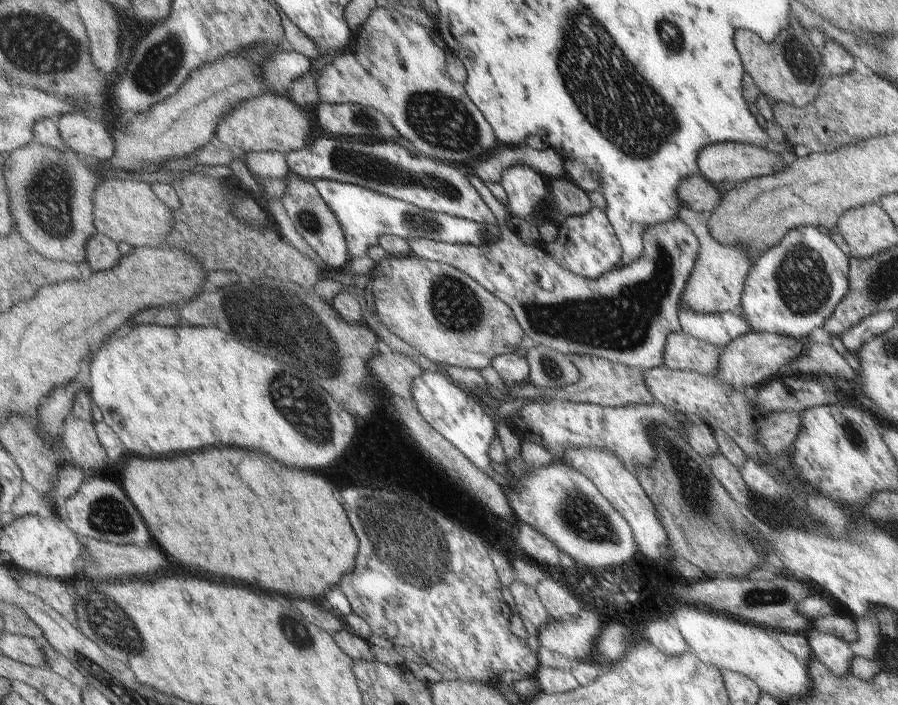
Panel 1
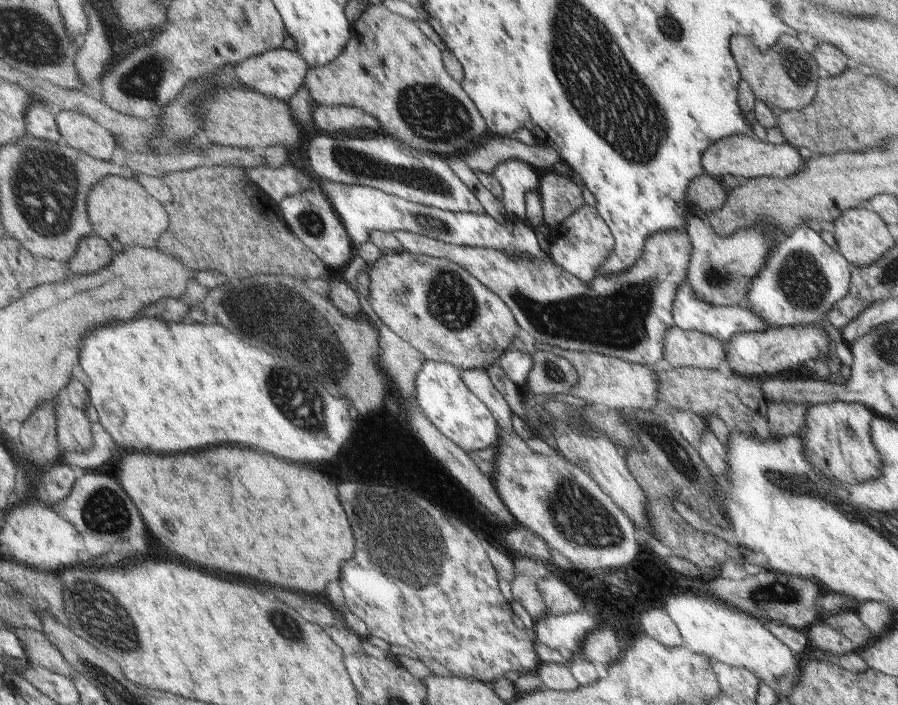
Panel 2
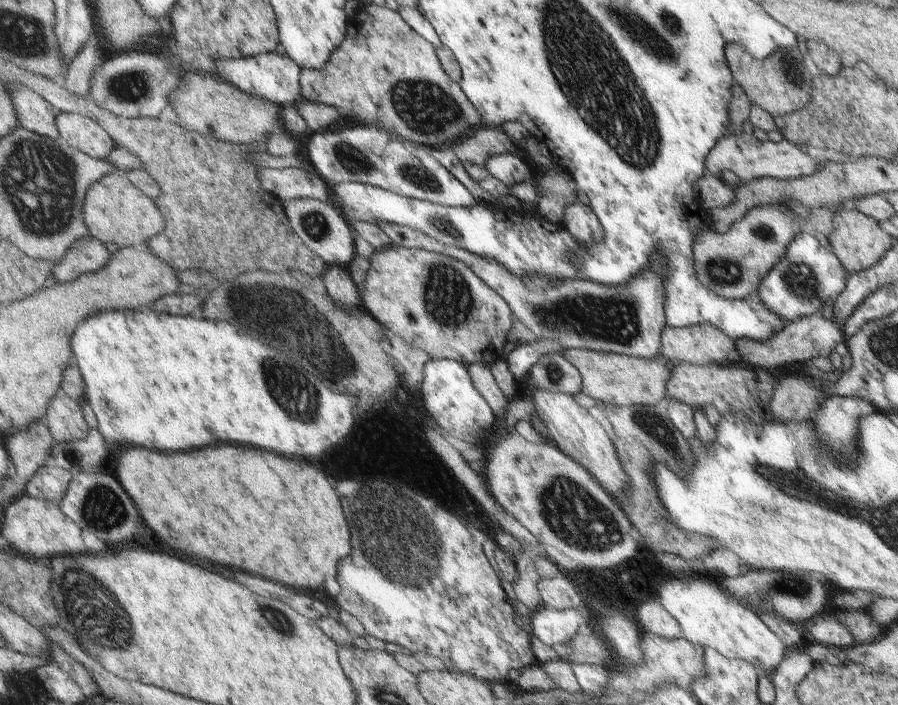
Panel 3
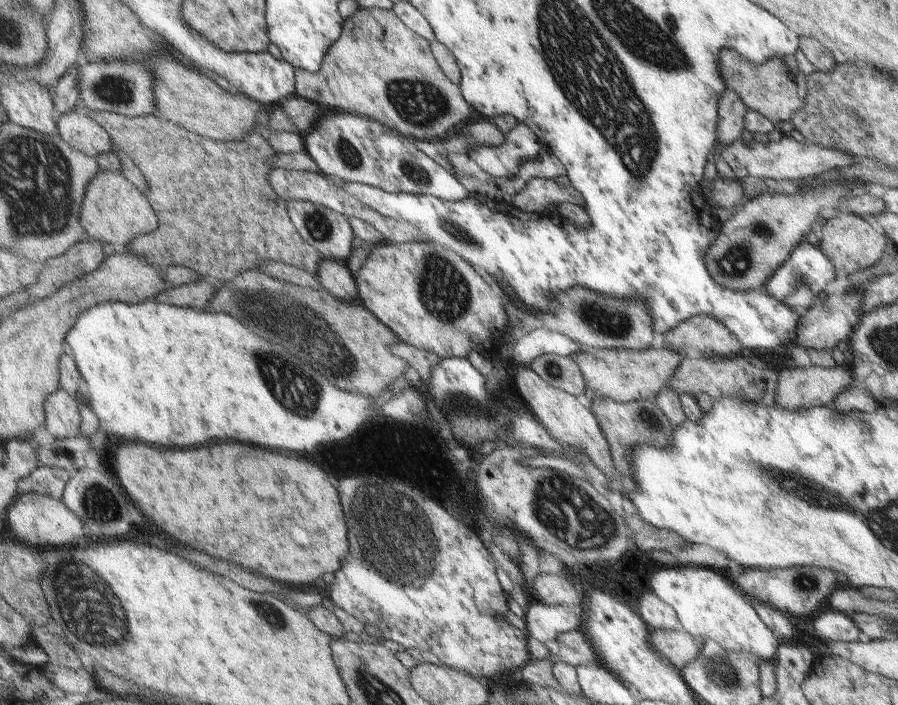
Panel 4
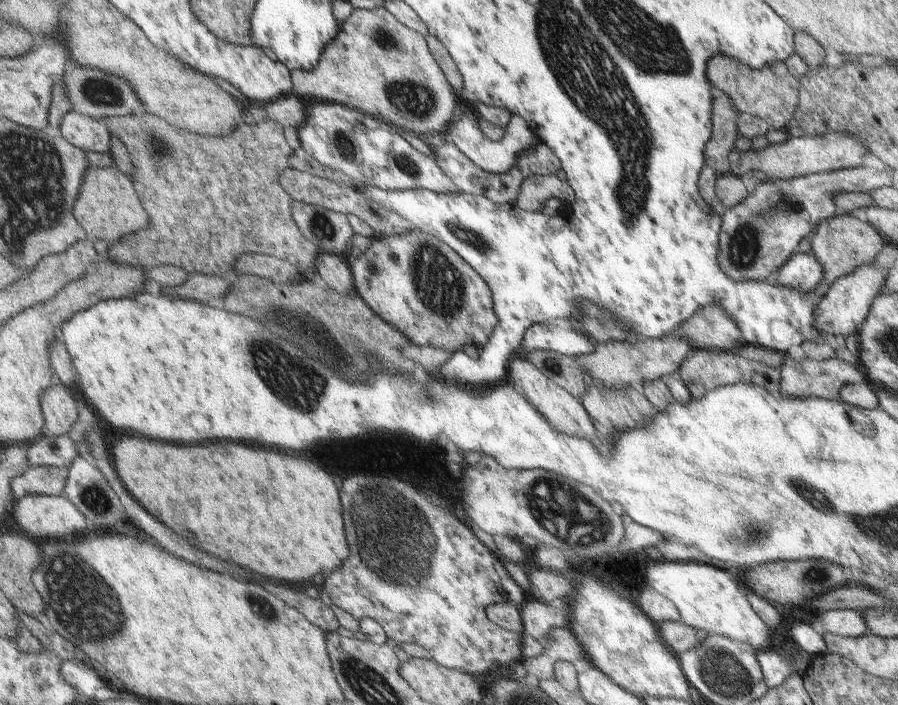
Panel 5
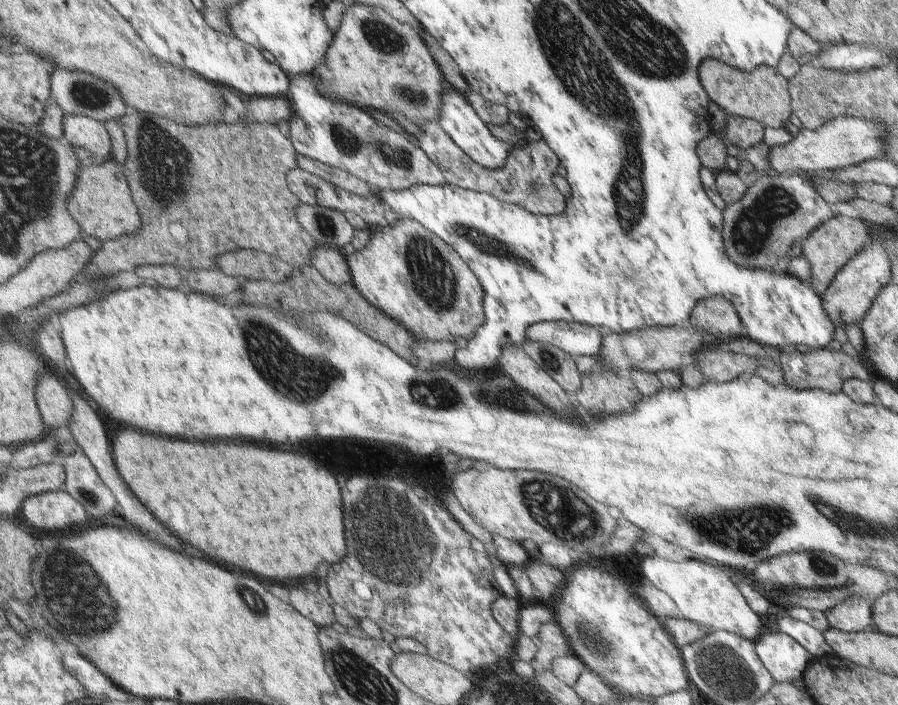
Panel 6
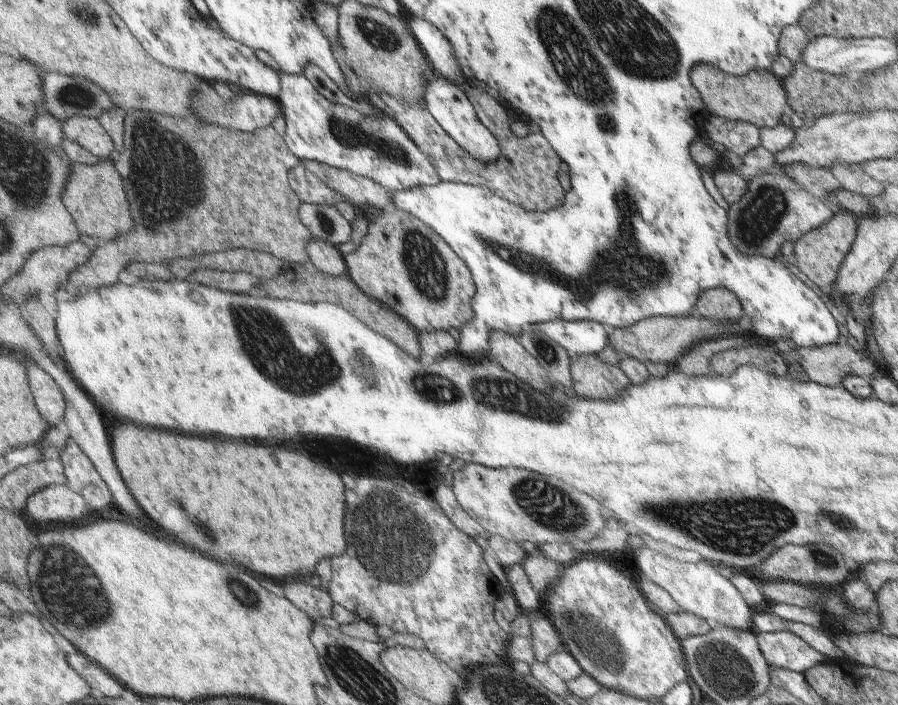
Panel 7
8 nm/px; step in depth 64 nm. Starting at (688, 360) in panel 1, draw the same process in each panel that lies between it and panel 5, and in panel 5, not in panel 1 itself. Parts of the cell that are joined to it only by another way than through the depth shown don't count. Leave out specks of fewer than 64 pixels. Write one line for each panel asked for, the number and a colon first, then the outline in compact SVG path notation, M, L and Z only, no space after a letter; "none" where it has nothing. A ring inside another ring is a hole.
2: M671 326L665 334L663 358L673 368L691 366L701 370L719 370L723 376L731 374L725 342L701 332L687 332Z
3: M699 322L699 326L681 326L681 328L665 328L661 334L659 354L669 360L669 364L677 366L677 362L691 362L691 364L731 364L739 362L741 354L735 348L733 338L729 338L723 330L715 328L709 322Z
4: M695 314L695 318L689 318L677 330L665 334L659 342L661 346L679 352L681 358L743 356L743 350L733 330L729 330L723 320L711 314Z
5: M707 304L693 318L683 322L675 334L685 336L699 350L731 352L741 344L741 330L735 320L721 308L721 304Z

